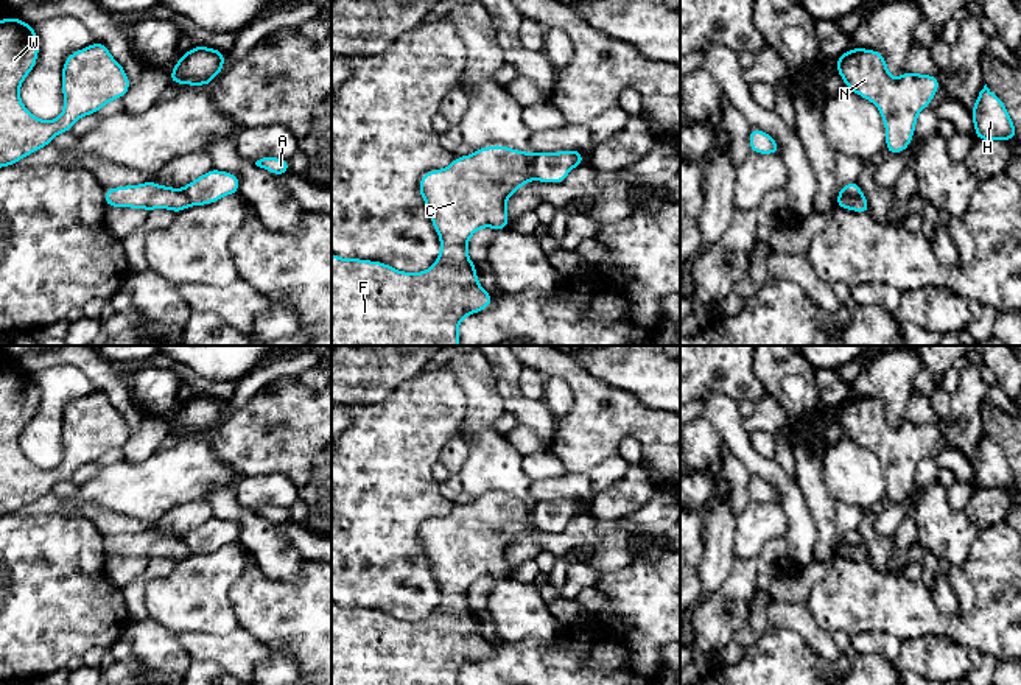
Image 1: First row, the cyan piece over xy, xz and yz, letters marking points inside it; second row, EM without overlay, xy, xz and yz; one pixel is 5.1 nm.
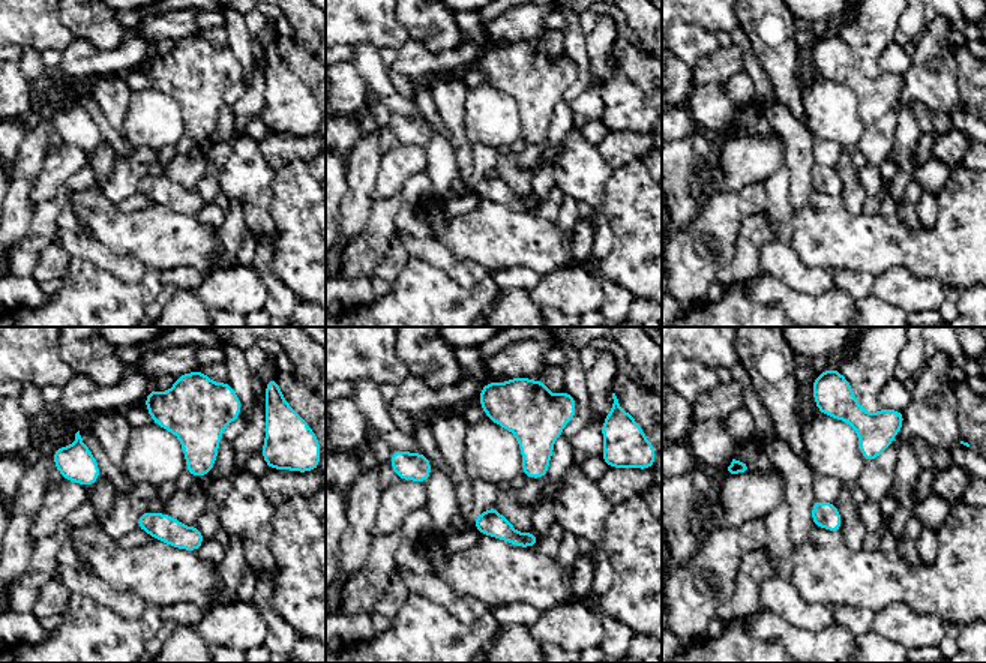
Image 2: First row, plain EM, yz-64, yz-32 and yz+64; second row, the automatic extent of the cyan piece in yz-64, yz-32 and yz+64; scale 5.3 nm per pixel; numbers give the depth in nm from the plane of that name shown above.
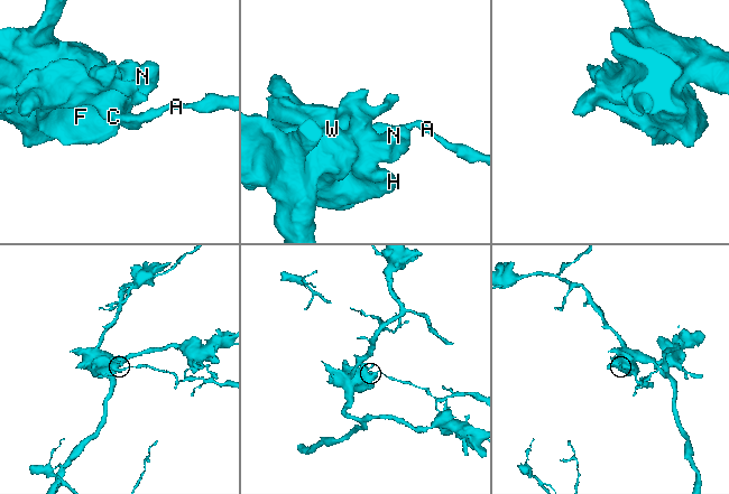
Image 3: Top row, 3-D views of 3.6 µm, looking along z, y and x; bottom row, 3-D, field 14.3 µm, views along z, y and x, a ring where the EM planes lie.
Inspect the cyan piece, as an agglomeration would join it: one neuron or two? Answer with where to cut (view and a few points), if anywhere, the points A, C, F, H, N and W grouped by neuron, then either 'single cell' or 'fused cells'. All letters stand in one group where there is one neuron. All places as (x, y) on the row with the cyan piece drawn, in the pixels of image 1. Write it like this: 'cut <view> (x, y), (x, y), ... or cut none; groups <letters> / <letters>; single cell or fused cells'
cut xz (534, 154), (533, 178); groups A / C F H N W; fused cells

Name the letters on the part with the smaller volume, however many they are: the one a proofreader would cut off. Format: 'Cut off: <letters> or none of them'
Cut off: A

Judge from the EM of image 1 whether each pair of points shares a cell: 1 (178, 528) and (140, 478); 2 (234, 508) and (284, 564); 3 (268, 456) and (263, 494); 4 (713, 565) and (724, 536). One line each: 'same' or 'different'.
1: different
2: same
3: different
4: same

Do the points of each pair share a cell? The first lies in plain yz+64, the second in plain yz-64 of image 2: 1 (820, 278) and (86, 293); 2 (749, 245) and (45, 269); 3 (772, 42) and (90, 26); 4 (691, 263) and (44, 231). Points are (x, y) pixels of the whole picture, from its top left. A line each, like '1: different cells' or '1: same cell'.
1: different cells
2: same cell
3: same cell
4: same cell

